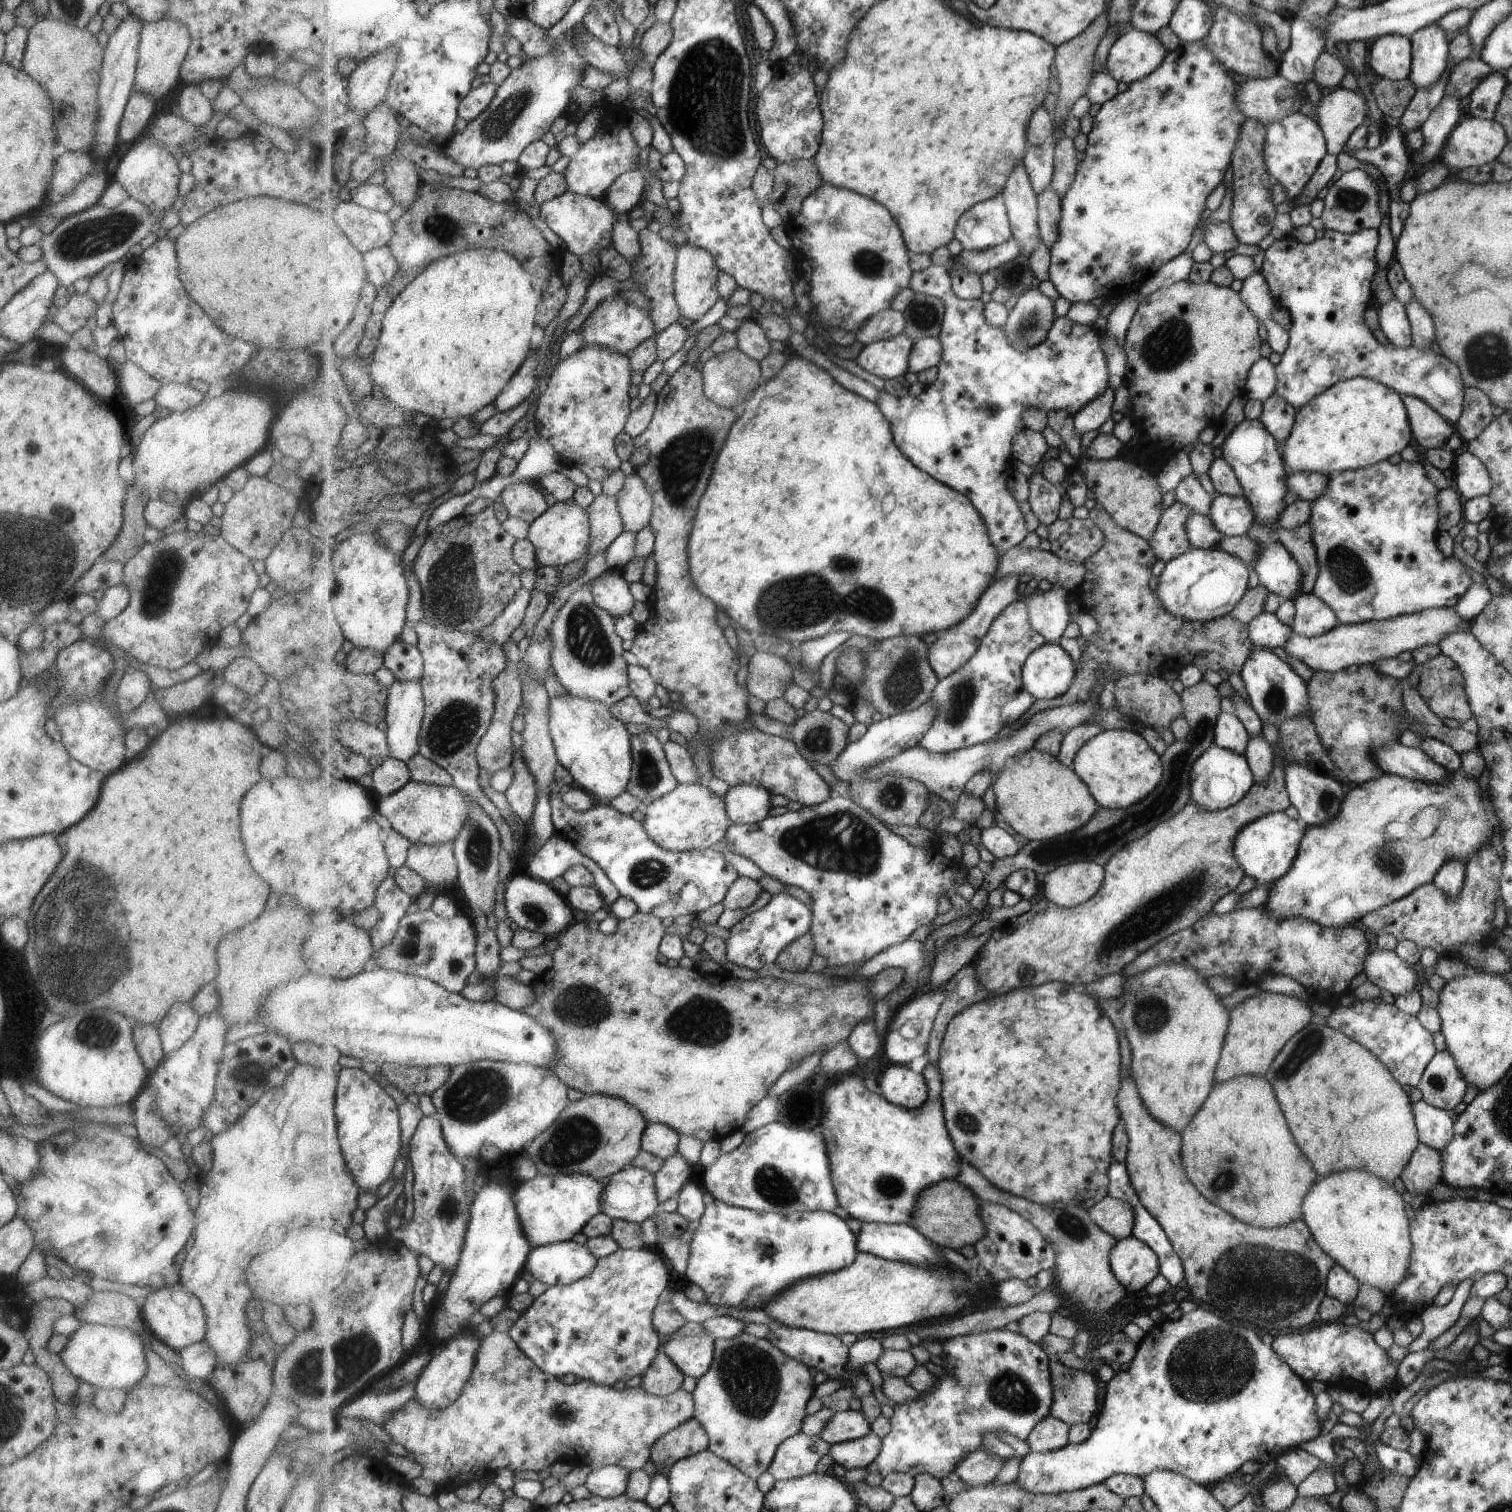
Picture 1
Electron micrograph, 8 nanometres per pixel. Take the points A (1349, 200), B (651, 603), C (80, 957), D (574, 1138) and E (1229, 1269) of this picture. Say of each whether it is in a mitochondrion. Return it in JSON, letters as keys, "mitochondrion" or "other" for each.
{"A":"mitochondrion","B":"other","C":"mitochondrion","D":"mitochondrion","E":"mitochondrion"}

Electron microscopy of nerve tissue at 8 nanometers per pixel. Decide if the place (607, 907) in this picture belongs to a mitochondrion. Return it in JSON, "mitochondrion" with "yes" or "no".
{"mitochondrion":"no"}

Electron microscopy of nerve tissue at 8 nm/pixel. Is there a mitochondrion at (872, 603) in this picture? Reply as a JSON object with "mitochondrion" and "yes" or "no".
{"mitochondrion":"yes"}

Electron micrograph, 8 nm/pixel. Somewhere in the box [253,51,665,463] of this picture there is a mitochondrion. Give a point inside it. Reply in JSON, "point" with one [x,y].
{"point":[496,126]}

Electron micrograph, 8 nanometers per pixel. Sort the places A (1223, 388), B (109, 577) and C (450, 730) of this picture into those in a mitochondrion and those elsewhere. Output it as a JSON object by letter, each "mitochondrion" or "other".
{"A":"other","B":"other","C":"mitochondrion"}

